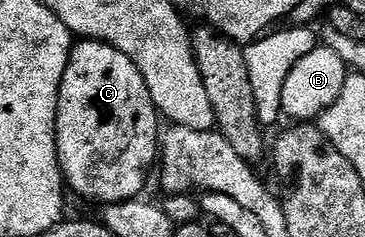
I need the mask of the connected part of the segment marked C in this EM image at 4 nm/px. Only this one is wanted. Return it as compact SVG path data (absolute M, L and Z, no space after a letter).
M79 40L72 45L69 64L61 80L61 92L57 100L55 139L59 149L59 167L63 170L66 185L71 186L83 198L112 206L140 197L147 173L156 165L161 154L161 115L155 109L149 88L133 60L125 52L117 52L107 42Z

